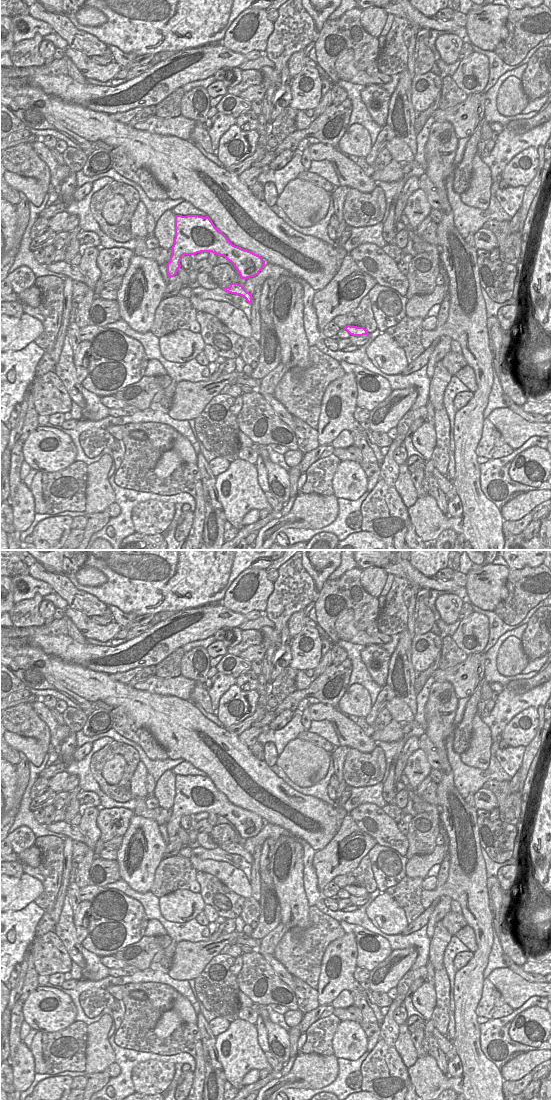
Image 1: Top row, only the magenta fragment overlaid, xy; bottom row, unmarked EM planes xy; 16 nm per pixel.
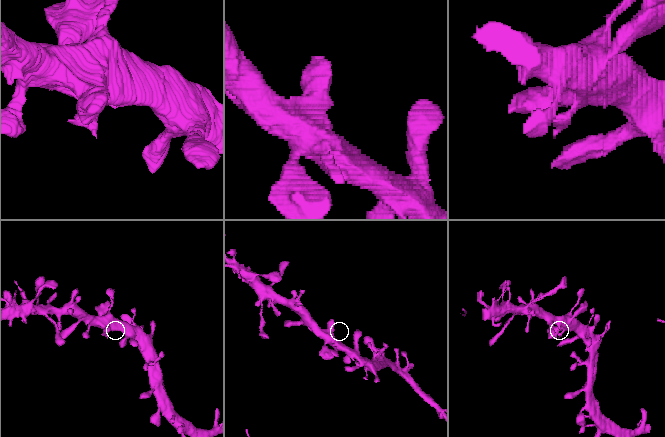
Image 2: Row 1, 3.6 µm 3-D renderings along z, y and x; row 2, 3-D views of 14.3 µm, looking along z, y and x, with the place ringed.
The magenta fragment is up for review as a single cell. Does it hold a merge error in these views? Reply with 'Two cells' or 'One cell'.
One cell

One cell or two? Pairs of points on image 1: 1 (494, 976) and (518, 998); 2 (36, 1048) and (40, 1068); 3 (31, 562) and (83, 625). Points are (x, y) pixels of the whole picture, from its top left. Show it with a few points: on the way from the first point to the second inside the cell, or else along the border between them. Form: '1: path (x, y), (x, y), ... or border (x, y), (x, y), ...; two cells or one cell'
1: path (500, 980), (512, 992); one cell
2: path (37, 1053), (39, 1063); one cell
3: border (69, 607), (90, 617); two cells

